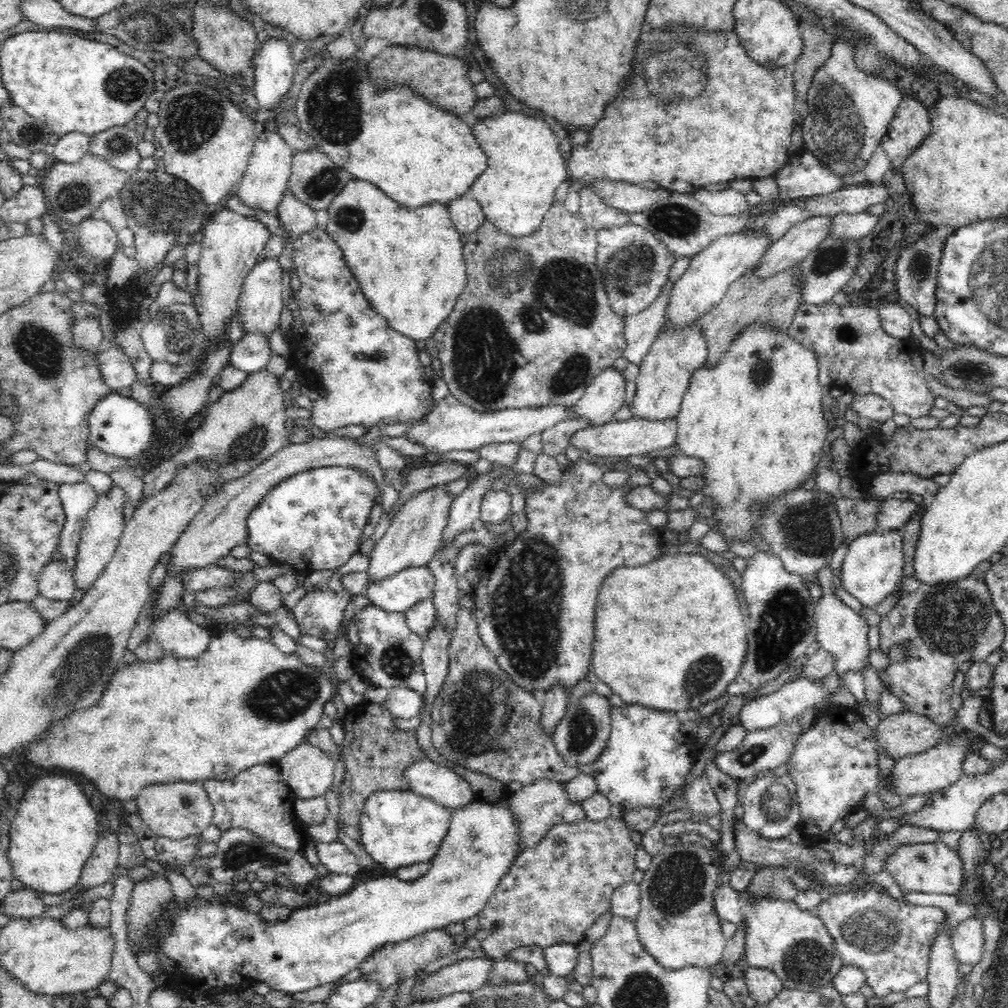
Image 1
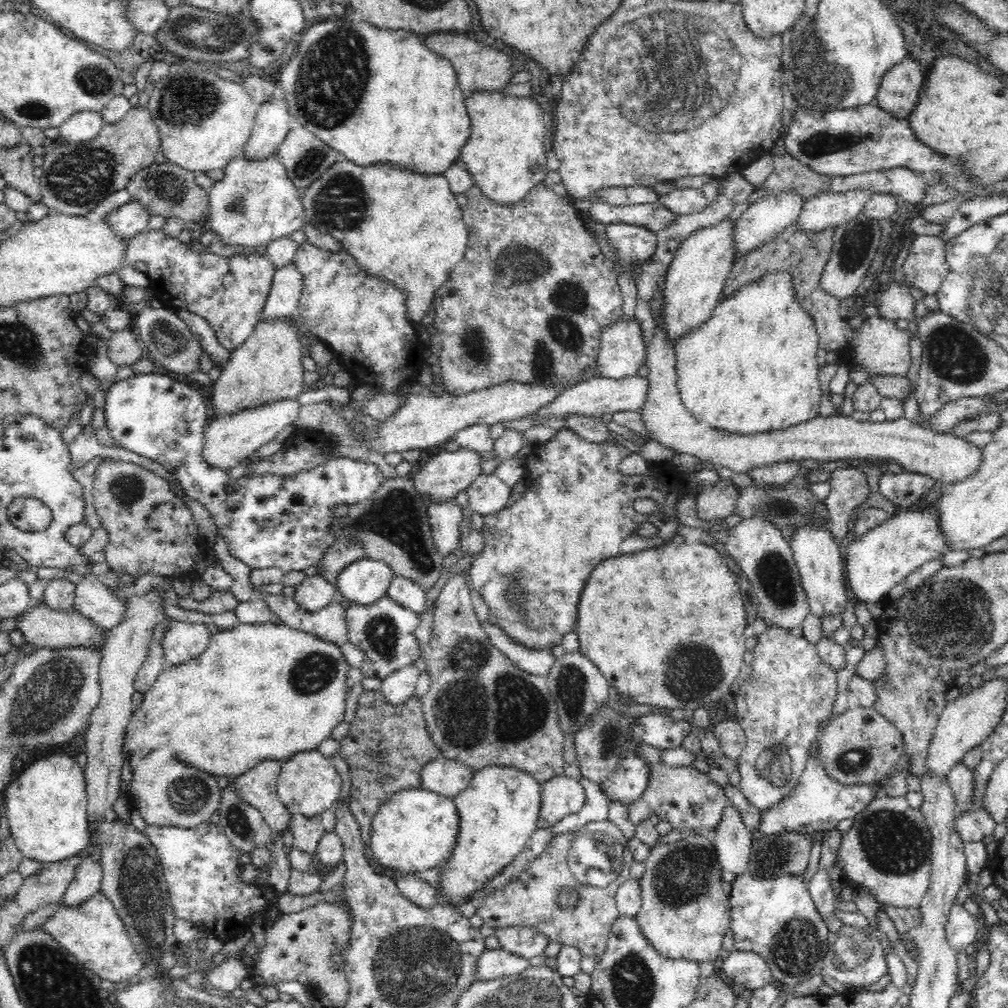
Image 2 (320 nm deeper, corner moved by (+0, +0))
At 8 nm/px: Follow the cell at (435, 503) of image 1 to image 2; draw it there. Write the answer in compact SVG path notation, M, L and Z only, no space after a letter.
M460 447L456 451L440 451L432 454L432 458L426 463L421 464L414 473L416 489L426 496L426 500L446 500L456 497L459 492L467 491L470 484L482 473L484 460L480 452L471 448Z

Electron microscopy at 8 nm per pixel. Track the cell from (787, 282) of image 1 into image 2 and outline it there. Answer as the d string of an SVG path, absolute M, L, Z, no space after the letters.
M797 222L790 224L788 228L785 228L776 236L776 239L754 248L753 251L750 250L744 256L737 256L728 280L726 280L723 296L728 296L730 292L758 280L760 276L776 272L776 270L791 272L798 300L801 301L806 296L810 296L810 293L819 287L822 273L831 255L834 233L835 228L833 226L822 228L820 232L810 232L799 228Z

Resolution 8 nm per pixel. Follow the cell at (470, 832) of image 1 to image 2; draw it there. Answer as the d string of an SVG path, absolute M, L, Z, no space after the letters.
M487 766L473 771L466 790L453 797L460 817L460 832L454 854L442 867L442 897L448 905L458 906L466 902L469 895L482 888L489 879L498 875L526 847L529 839L538 830L541 811L543 783L528 772L510 766Z

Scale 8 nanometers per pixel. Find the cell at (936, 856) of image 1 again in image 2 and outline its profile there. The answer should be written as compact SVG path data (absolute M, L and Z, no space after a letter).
M876 796L862 812L853 816L853 826L844 832L833 867L838 868L855 895L862 889L883 908L913 907L918 909L931 880L931 833L919 809L910 807L905 796Z

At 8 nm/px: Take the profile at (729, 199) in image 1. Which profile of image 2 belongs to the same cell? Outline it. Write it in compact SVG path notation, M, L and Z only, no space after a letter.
M674 186L659 200L672 213L692 214L704 210L712 202L704 196L700 189Z

